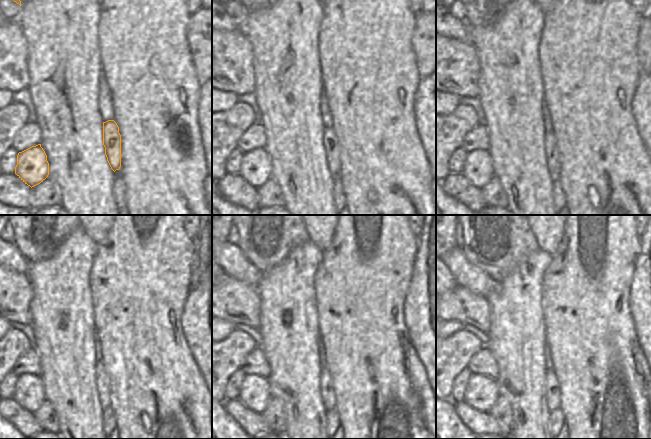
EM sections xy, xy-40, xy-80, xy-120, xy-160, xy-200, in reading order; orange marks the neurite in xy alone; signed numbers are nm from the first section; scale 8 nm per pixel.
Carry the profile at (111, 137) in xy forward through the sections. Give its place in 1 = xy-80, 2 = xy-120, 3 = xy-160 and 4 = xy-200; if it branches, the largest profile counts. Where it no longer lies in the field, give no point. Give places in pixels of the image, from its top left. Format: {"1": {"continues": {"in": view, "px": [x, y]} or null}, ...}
{"1": {"continues": {"in": "xy-80", "px": [551, 150]}}, "2": {"continues": {"in": "xy-120", "px": [101, 378]}}, "3": {"continues": {"in": "xy-160", "px": [327, 390]}}, "4": {"continues": {"in": "xy-200", "px": [551, 384]}}}

